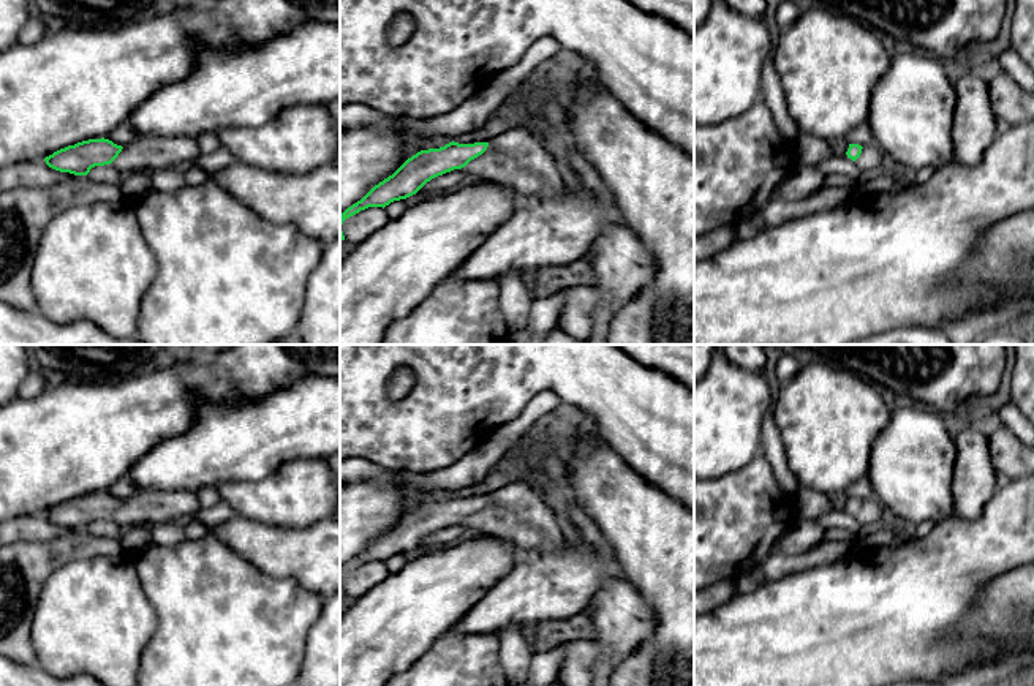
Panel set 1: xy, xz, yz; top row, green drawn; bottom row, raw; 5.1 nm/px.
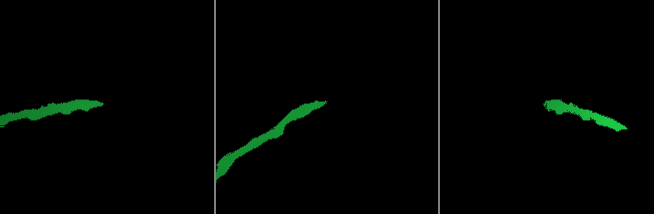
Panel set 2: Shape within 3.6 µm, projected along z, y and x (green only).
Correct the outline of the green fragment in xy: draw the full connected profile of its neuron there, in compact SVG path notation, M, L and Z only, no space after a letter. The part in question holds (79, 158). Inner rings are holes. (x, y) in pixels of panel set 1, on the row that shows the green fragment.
M139 136L126 145L109 139L89 139L68 145L46 156L49 168L87 175L92 168L112 164L123 175L130 172L152 172L157 169L187 169L196 164L199 147L188 136Z

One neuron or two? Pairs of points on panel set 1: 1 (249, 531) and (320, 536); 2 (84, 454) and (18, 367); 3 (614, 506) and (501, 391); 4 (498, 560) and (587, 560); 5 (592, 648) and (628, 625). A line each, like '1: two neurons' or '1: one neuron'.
1: one neuron
2: two neurons
3: two neurons
4: two neurons
5: two neurons

